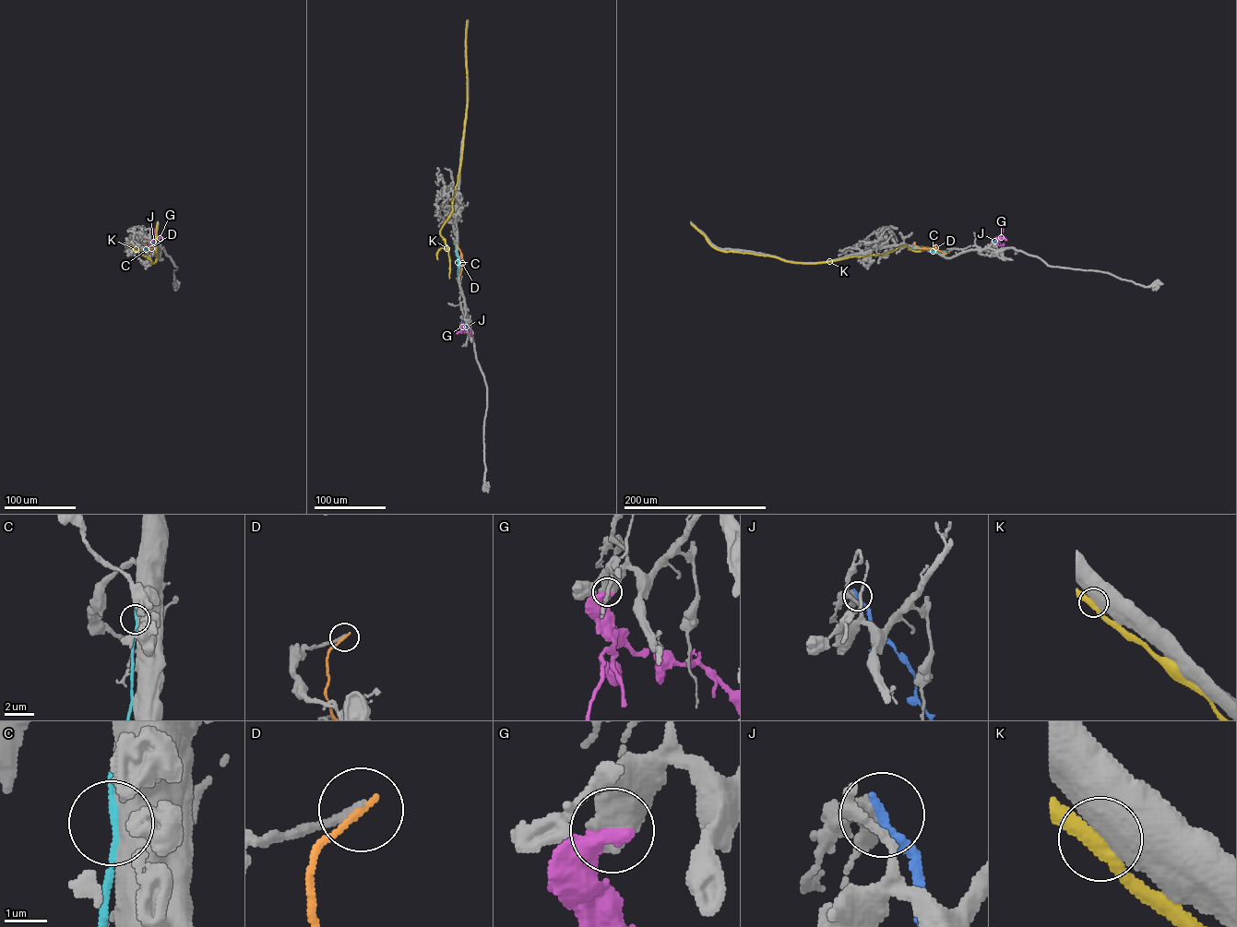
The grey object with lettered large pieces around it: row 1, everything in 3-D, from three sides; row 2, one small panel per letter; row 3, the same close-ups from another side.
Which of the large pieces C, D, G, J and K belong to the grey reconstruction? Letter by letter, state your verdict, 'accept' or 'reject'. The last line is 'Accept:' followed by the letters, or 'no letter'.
C: reject
D: reject
G: accept
J: reject
K: reject
Accept: G

